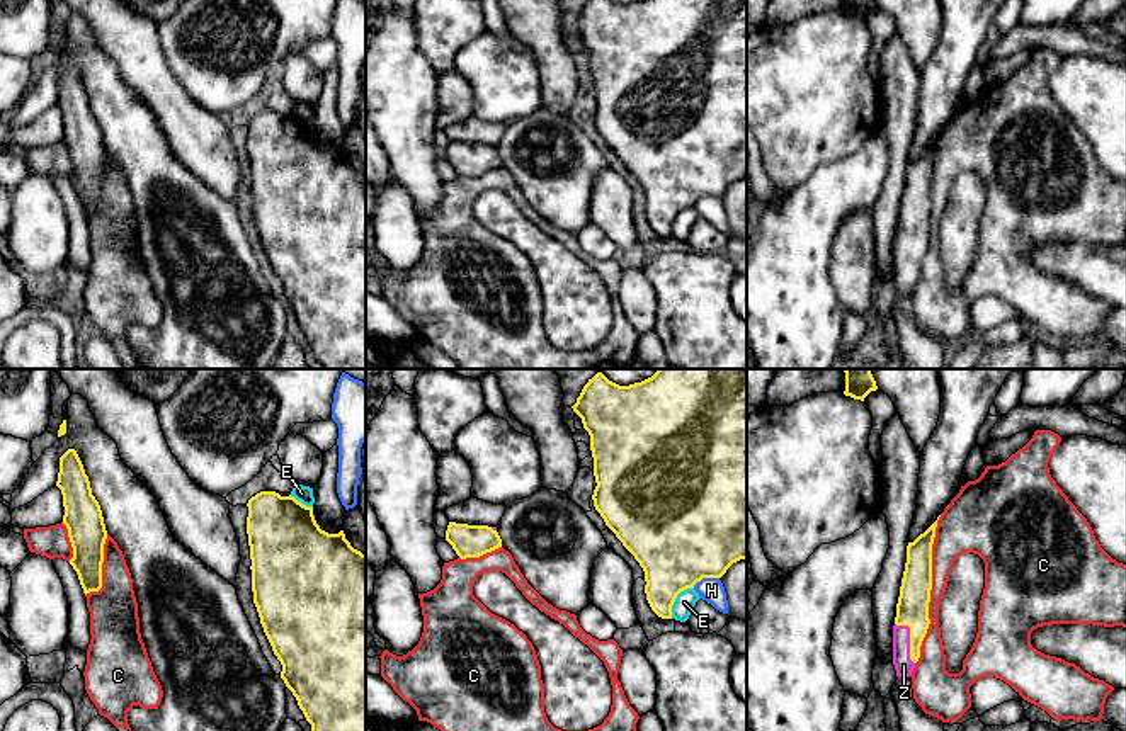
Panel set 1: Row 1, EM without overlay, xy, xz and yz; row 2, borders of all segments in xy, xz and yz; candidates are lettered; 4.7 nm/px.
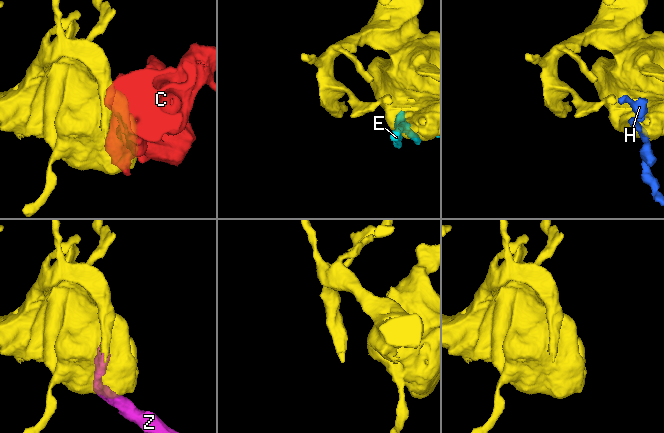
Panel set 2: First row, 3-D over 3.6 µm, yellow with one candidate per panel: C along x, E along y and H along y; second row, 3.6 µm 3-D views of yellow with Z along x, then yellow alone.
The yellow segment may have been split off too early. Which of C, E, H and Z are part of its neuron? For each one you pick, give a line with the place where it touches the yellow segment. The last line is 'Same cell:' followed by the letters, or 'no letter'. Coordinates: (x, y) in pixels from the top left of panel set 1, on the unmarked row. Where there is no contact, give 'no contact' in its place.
Z: contact yz (910, 259)
Same cell: Z

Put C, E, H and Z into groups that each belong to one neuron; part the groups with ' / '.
C / E / H / Z

